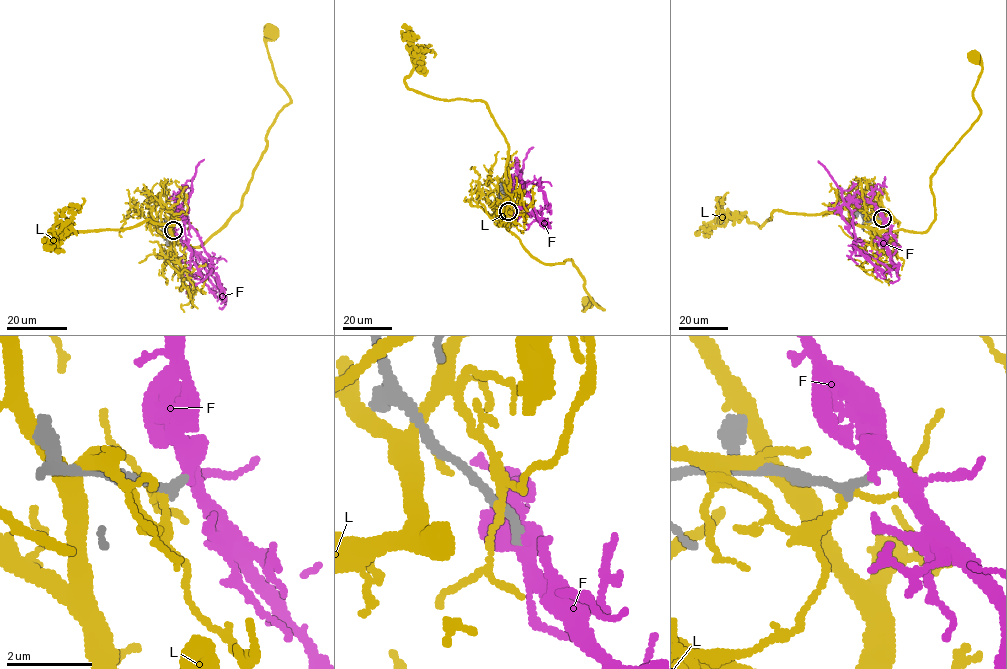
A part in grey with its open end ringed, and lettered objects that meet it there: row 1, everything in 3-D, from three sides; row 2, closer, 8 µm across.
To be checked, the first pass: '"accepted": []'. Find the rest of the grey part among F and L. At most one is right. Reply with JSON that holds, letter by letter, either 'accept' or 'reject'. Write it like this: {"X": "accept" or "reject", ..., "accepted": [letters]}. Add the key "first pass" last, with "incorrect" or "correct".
{"F": "accept", "L": "reject", "accepted": ["F"], "first pass": "incorrect"}

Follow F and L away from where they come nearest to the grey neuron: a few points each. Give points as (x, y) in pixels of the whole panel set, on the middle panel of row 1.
F: (508, 211), (510, 186), (520, 174), (518, 170), (522, 190), (527, 191), (536, 215), (547, 218)
L: (507, 210), (506, 227), (521, 244), (544, 263), (571, 260), (603, 309), (591, 302), (584, 311), (587, 302)

